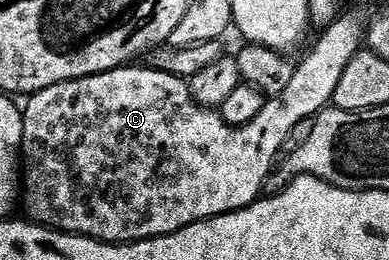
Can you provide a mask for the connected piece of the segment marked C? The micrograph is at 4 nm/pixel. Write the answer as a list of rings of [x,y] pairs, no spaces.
[[[337,18],[330,27],[324,28],[318,34],[321,36],[318,37],[313,51],[307,52],[305,60],[294,66],[293,76],[291,82],[287,84],[287,89],[283,89],[283,93],[266,98],[263,113],[259,113],[255,121],[247,121],[247,125],[242,127],[227,125],[216,110],[200,107],[198,103],[194,103],[186,80],[166,71],[158,71],[149,65],[116,67],[114,71],[104,71],[102,75],[88,75],[82,79],[72,79],[66,83],[51,85],[47,89],[36,91],[28,96],[26,103],[29,104],[24,104],[23,107],[23,141],[20,158],[23,164],[23,207],[25,203],[25,211],[30,215],[28,218],[38,227],[52,227],[54,231],[64,231],[67,235],[86,235],[88,239],[98,239],[101,243],[138,243],[140,239],[154,239],[160,235],[182,231],[195,221],[203,221],[216,215],[226,215],[232,211],[250,207],[252,203],[262,198],[267,177],[275,170],[273,158],[277,154],[278,156],[282,154],[281,146],[284,148],[288,144],[291,129],[295,129],[299,121],[313,119],[320,111],[332,104],[335,88],[339,85],[339,80],[343,78],[343,69],[347,69],[351,57],[355,57],[358,51],[362,50],[367,39],[366,28],[364,26],[361,28],[361,23],[357,19],[345,18]]]

